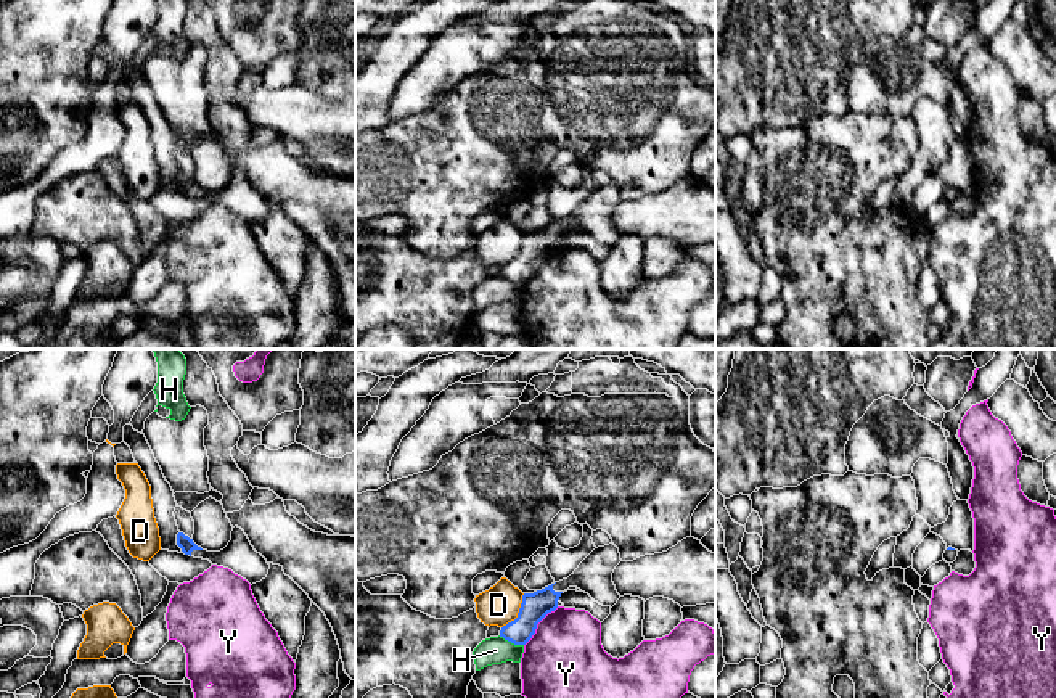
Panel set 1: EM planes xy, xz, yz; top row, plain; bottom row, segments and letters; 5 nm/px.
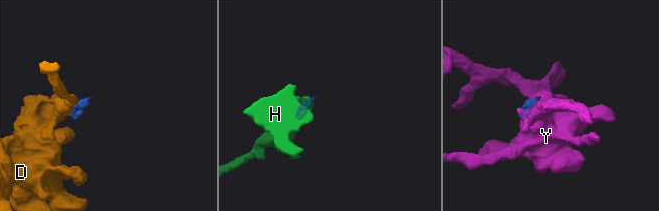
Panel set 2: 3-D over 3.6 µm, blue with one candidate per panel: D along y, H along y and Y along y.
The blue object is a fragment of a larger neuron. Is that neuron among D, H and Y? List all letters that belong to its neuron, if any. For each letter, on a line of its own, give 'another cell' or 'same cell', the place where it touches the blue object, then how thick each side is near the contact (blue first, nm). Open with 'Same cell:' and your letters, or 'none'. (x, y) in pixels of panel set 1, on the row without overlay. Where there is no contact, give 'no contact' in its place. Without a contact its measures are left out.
Same cell: none
D: another cell | xz (518, 253) | 140/200 nm
H: another cell | xz (511, 282) | 140/140 nm
Y: another cell | xz (537, 262) | 140/420 nm

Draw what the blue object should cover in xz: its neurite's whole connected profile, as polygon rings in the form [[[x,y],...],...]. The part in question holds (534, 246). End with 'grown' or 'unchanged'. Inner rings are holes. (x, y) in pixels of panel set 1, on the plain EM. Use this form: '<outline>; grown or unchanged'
[[[614,183],[595,188],[567,219],[524,233],[518,257],[501,267],[500,277],[514,285],[526,285],[535,273],[537,264],[558,248],[561,233],[569,227],[577,227],[600,244],[612,248],[620,238],[612,222],[612,212],[620,201]]]; grown

